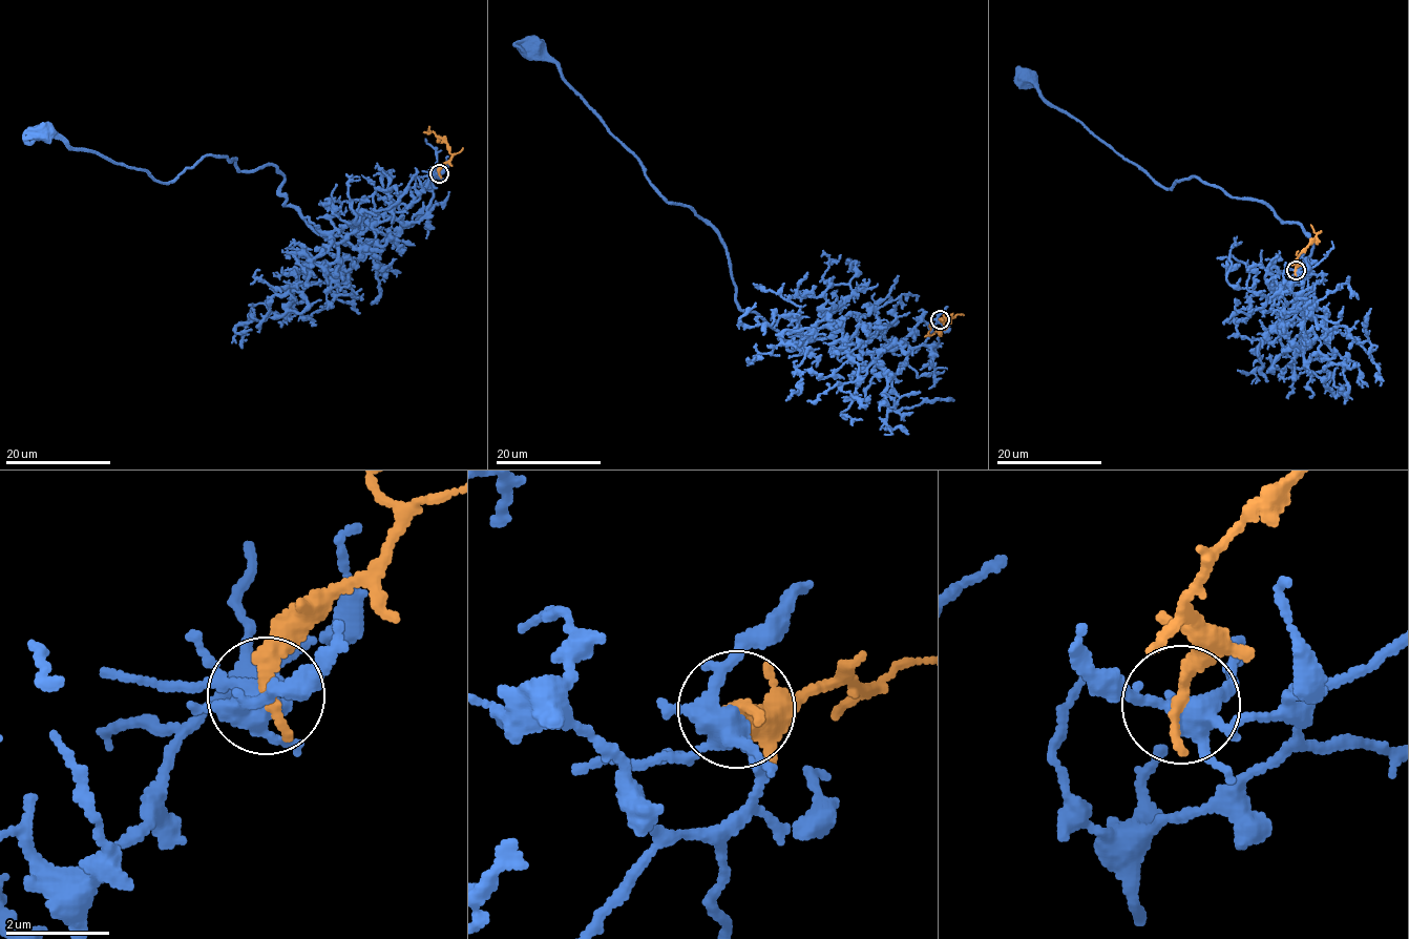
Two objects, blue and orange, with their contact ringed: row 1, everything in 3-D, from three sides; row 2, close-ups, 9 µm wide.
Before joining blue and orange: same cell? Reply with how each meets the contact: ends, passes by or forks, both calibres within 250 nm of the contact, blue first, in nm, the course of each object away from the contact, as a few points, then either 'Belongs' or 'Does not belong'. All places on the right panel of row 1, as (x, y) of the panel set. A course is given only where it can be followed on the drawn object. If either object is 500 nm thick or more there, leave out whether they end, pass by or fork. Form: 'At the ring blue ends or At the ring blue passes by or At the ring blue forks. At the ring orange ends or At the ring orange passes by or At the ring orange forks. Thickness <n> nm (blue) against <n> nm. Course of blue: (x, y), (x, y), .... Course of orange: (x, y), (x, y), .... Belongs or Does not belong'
At the ring blue forks. At the ring orange ends. Thickness 400 nm (blue) against 320 nm. Course of blue: (1295, 270), (1309, 309), (1296, 310), (1312, 273), (1300, 225), (1199, 178), (1160, 187), (1026, 78). Course of orange: (1295, 270), (1297, 258), (1320, 231), (1316, 232), (1310, 225). Does not belong

